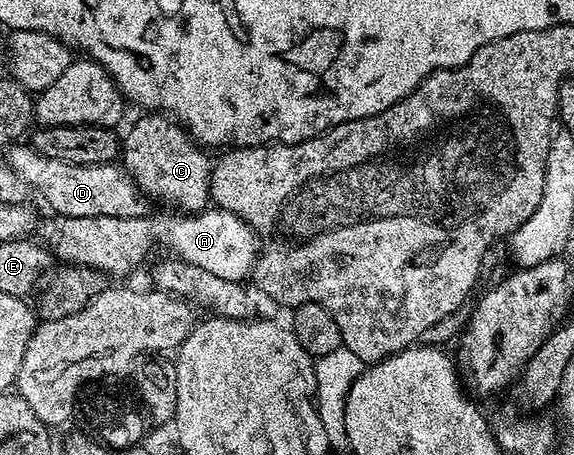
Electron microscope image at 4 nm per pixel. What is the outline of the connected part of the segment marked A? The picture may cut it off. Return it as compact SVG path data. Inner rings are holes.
M206 208L200 214L172 213L162 218L48 216L41 222L39 238L54 259L70 266L101 270L107 276L114 274L117 280L139 269L156 246L162 246L172 257L195 264L223 280L244 283L250 277L253 261L259 253L259 239L242 218L220 208Z

